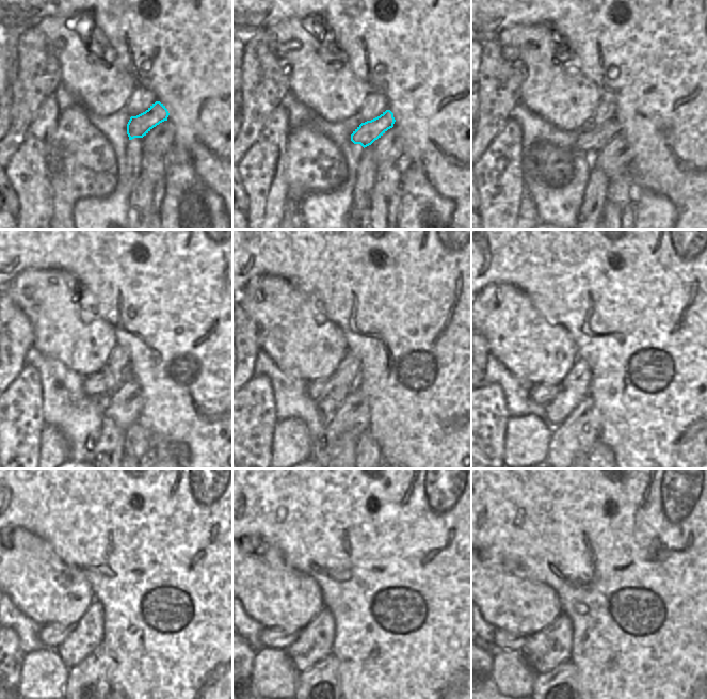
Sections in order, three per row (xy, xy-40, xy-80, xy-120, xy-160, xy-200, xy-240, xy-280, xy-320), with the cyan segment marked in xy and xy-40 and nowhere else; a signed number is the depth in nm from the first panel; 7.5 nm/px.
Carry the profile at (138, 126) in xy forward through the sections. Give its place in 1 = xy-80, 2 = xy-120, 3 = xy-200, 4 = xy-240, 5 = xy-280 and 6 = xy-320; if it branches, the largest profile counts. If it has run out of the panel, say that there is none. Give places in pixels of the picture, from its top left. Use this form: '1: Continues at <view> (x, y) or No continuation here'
1: Continues at xy-80 (592, 137)
2: Continues at xy-120 (102, 383)
3: Continues at xy-200 (543, 394)
4: Continues at xy-240 (51, 635)
5: Continues at xy-280 (278, 638)
6: Continues at xy-320 (502, 639).

